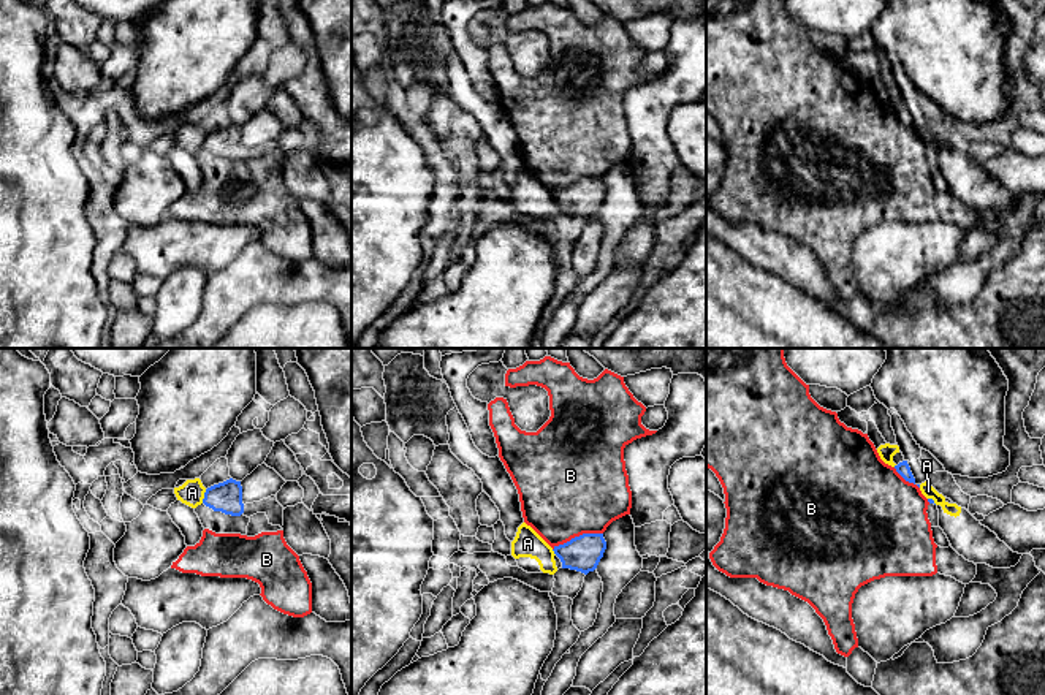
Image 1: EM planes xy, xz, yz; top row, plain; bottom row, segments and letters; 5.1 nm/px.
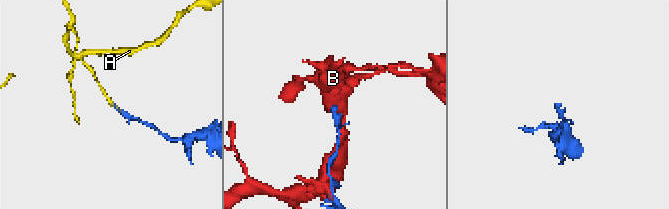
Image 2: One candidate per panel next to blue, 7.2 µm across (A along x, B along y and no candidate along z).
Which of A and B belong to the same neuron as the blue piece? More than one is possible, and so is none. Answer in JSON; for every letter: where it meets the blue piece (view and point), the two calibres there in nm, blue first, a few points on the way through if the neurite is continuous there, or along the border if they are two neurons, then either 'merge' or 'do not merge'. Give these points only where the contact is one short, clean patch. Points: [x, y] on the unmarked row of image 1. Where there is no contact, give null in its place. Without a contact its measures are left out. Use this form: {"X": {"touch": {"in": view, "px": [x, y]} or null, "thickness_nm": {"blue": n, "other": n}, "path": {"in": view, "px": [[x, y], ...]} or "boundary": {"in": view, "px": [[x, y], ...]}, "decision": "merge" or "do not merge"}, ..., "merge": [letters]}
{"A": {"touch": {"in": "xy", "px": [205, 141]}, "thickness_nm": {"blue": 160, "other": 130}, "boundary": {"in": "xy", "px": [[206, 135], [201, 148]]}, "decision": "do not merge"}, "B": {"touch": {"in": "xz", "px": [577, 182]}, "thickness_nm": {"blue": 180, "other": 480}, "decision": "do not merge"}, "merge": []}

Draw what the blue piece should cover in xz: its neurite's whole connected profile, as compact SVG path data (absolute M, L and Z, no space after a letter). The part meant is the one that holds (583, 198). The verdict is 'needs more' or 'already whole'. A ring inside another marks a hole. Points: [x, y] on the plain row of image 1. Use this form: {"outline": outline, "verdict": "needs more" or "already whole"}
{"outline": "M583 179L564 190L554 192L553 196L560 204L562 214L587 220L597 214L605 195L603 179Z", "verdict": "already whole"}

